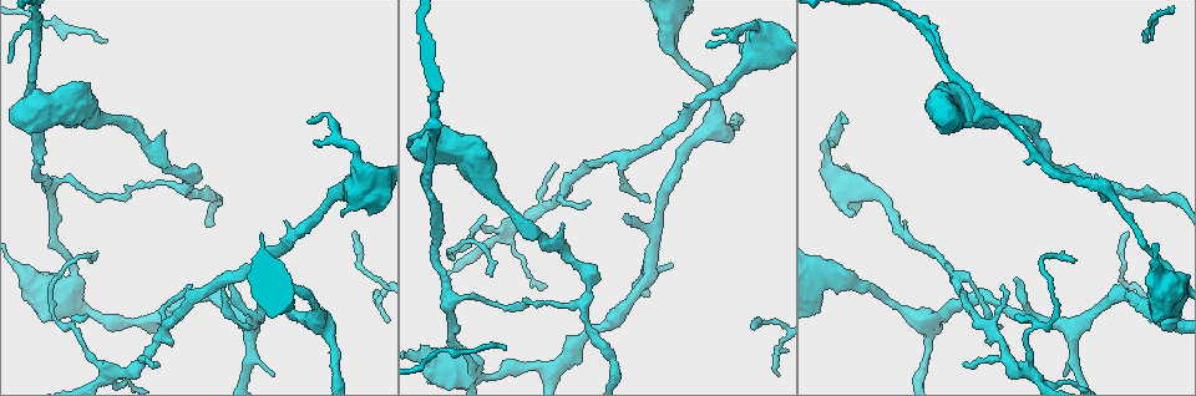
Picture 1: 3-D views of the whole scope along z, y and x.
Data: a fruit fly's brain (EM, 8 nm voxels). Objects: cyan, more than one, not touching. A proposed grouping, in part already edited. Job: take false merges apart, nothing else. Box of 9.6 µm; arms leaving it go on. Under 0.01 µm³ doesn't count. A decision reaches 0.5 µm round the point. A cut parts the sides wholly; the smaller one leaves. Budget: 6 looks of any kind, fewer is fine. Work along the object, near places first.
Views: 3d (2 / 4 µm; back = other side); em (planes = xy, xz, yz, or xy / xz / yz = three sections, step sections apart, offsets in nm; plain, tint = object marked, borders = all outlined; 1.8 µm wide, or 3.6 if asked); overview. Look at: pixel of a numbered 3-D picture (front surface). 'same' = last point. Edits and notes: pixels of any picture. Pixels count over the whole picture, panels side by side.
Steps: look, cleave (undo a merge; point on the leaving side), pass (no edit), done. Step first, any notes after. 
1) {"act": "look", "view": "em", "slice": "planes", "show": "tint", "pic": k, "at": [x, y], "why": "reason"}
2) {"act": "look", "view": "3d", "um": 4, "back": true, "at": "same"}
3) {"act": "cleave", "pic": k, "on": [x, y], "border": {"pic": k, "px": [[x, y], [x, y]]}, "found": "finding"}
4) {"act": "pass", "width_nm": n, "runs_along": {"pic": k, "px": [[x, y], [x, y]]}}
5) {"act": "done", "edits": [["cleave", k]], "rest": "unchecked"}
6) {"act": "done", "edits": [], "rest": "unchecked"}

{"act": "look", "view": "3d", "um": 2, "pic": 1, "at": [585, 301], "why": "three-way junction"}

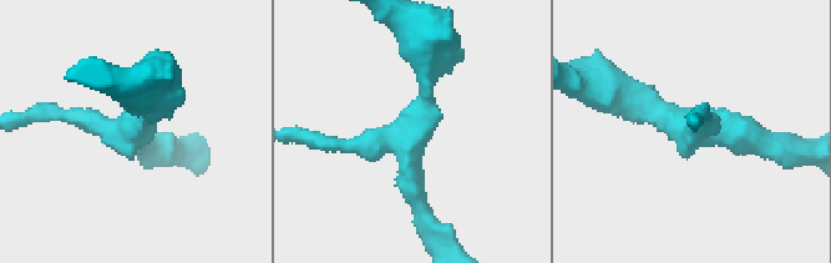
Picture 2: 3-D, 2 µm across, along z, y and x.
{"act": "look", "view": "em", "um": 3.6, "slice": "xz", "step": 4, "show": "tint", "pic": 2, "at": [700, 127], "arms": 3}

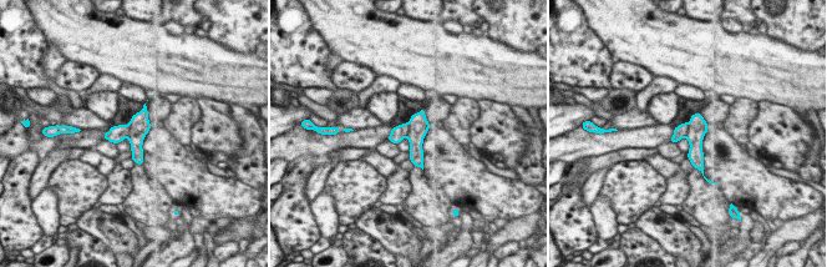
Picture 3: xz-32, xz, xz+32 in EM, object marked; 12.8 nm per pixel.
{"act": "look", "view": "em", "um": 3.6, "slice": "planes", "show": "tint", "at": "same"}

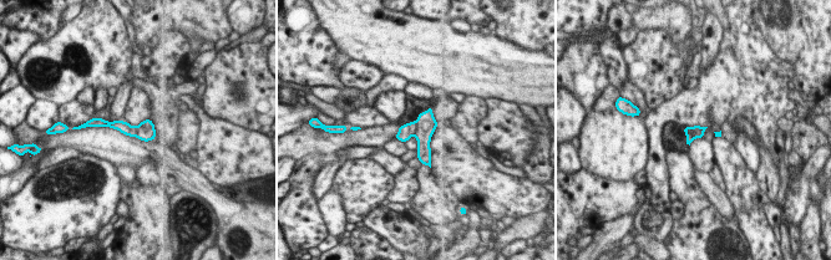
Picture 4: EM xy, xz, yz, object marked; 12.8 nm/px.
{"act": "cleave", "pic": 4, "on": [689, 138], "part_leaving": {"pic": 4, "px": [[102, 123], [120, 125], [132, 133]]}, "found": "two neurons meet here"}

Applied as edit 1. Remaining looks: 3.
{"act": "look", "view": "overview"}

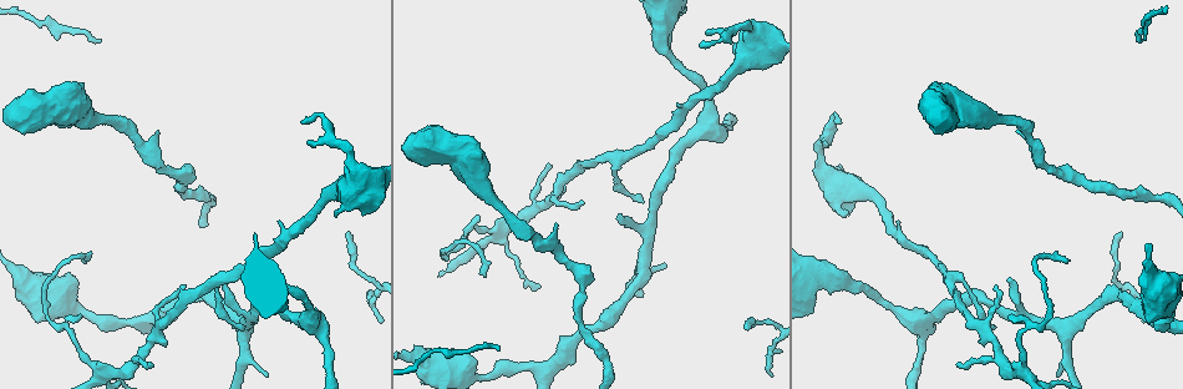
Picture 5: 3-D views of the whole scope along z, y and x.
{"act": "look", "view": "3d", "um": 4, "pic": 5, "at": [104, 372], "why": "sudden change in width"}

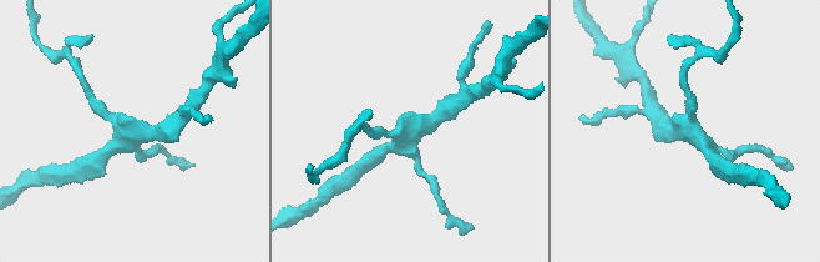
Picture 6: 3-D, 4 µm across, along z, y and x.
{"act": "look", "view": "em", "slice": "planes", "show": "borders", "pic": 6, "at": [689, 131], "arms": 4, "why": "shape alone is not enough"}

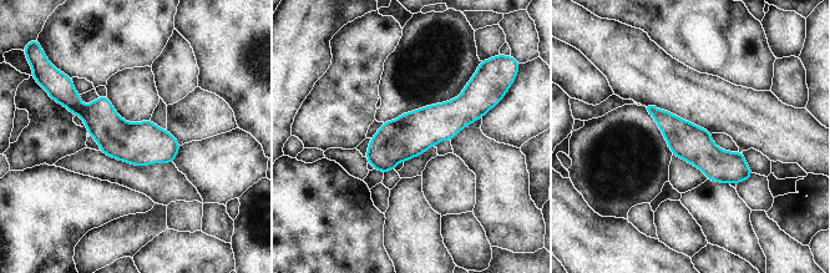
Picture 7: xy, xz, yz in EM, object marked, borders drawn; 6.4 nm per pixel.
{"act": "pass", "runs_along": {"pic": 7, "px": [[481, 111], [460, 111], [369, 157]]}, "found": "all the same neuron"}

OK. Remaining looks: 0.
{"act": "done", "edits": [["cleave", 4]], "rest": "unchecked"}

